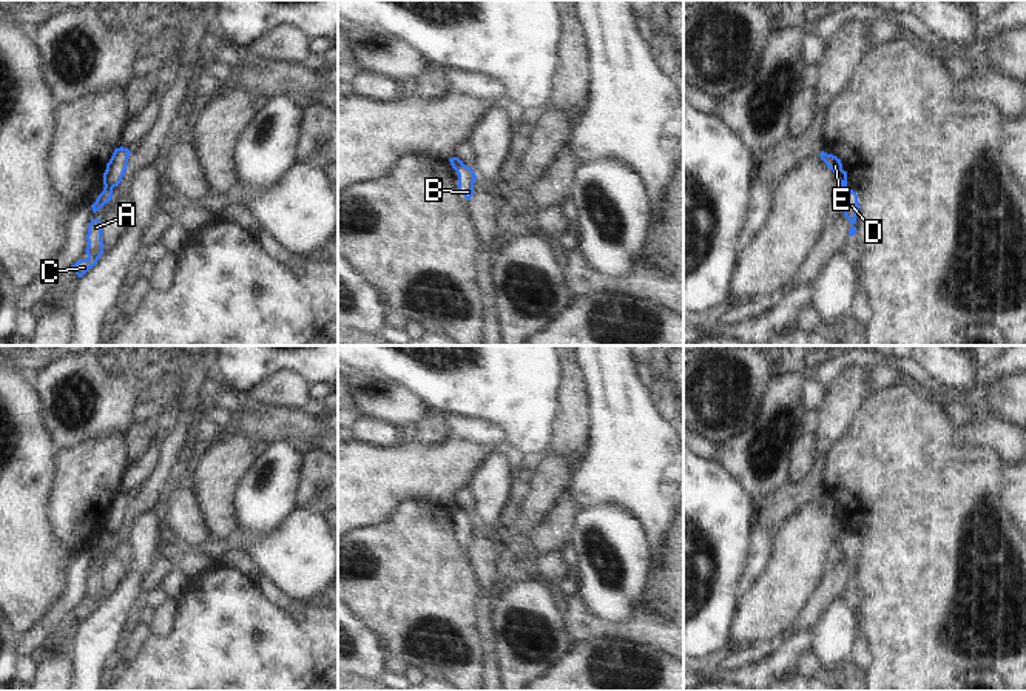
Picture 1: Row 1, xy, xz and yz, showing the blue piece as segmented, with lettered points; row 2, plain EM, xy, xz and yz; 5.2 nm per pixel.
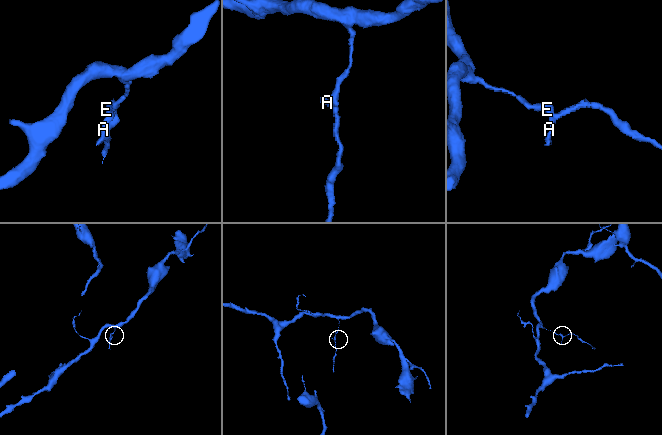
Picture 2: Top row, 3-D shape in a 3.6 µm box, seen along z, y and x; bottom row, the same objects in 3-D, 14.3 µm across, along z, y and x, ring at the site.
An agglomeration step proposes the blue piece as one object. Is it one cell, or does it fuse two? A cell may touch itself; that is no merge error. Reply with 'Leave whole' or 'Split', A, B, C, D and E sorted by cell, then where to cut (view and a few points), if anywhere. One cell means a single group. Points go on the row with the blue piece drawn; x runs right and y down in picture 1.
Split. Groups: A B C D / E. Split along xy (105, 185), (111, 188)

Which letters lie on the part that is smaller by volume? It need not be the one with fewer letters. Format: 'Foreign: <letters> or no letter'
Foreign: A, B, C, D

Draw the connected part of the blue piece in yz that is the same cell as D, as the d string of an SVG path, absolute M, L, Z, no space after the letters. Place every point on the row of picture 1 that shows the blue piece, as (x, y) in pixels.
M849 187L841 188L841 201L844 204L844 216L849 219L849 222L853 225L849 231L850 236L856 233L856 213L859 210L858 194L850 190Z

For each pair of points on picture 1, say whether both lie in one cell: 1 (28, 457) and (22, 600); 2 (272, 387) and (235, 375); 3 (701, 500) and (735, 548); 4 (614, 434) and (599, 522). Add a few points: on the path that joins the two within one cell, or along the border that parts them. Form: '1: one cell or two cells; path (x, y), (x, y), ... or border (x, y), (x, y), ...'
1: one cell; path (22, 492), (22, 565)
2: two cells; border (295, 370), (275, 372), (247, 395)
3: one cell; path (701, 512), (722, 535)
4: two cells; border (582, 509), (591, 505), (619, 503), (636, 519)

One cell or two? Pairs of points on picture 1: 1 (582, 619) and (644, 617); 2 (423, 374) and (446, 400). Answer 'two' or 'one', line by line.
1: one
2: one

